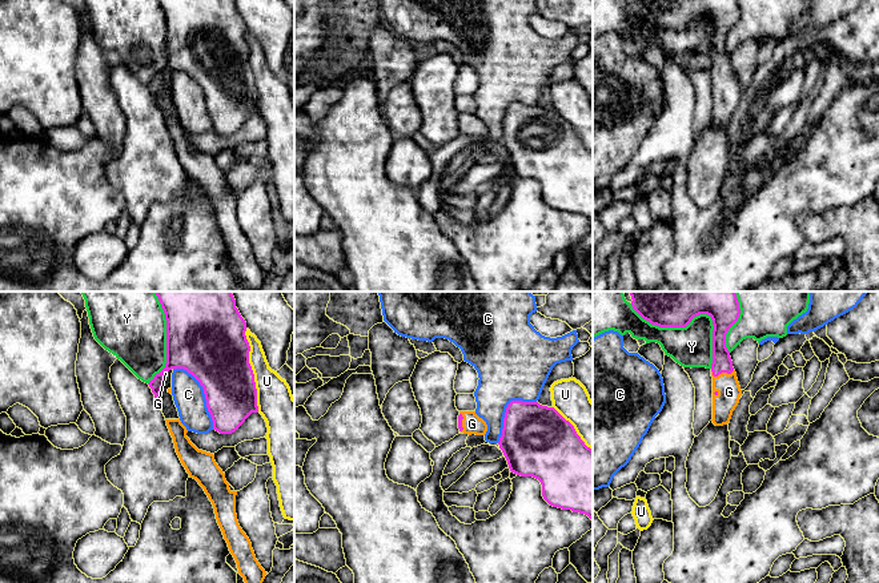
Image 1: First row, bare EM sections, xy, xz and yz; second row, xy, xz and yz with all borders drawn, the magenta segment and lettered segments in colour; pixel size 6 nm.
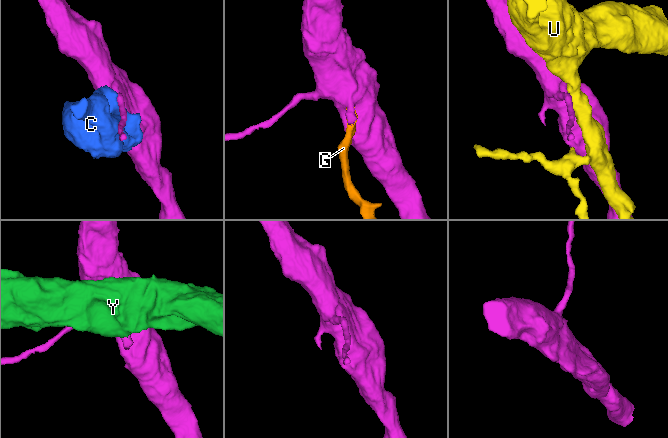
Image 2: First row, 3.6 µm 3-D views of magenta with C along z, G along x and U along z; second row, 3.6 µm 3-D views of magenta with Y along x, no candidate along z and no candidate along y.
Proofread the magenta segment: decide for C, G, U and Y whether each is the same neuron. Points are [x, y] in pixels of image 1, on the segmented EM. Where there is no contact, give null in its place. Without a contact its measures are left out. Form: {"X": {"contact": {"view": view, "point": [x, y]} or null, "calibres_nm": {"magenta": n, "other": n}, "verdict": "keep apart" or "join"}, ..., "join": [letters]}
{"C": {"contact": {"view": "xy", "point": [204, 393]}, "calibres_nm": {"magenta": 380, "other": 190}, "verdict": "keep apart"}, "G": {"contact": {"view": "yz", "point": [722, 372]}, "calibres_nm": {"magenta": 120, "other": 140}, "verdict": "join"}, "U": {"contact": {"view": "xy", "point": [252, 370]}, "calibres_nm": {"magenta": 400, "other": 220}, "verdict": "keep apart"}, "Y": {"contact": {"view": "yz", "point": [695, 316]}, "calibres_nm": {"magenta": 420, "other": 260}, "verdict": "keep apart"}, "join": ["G"]}

